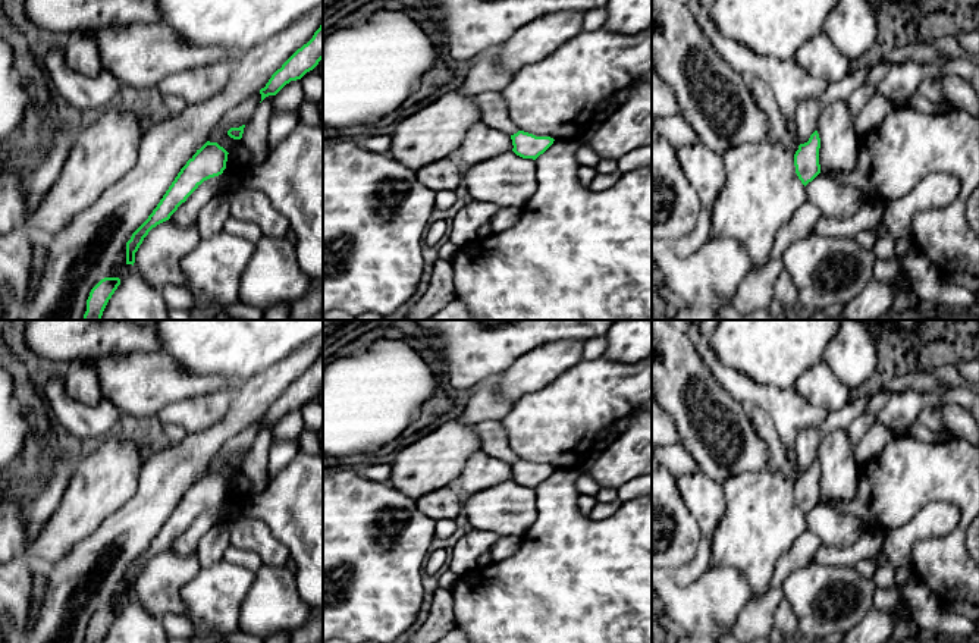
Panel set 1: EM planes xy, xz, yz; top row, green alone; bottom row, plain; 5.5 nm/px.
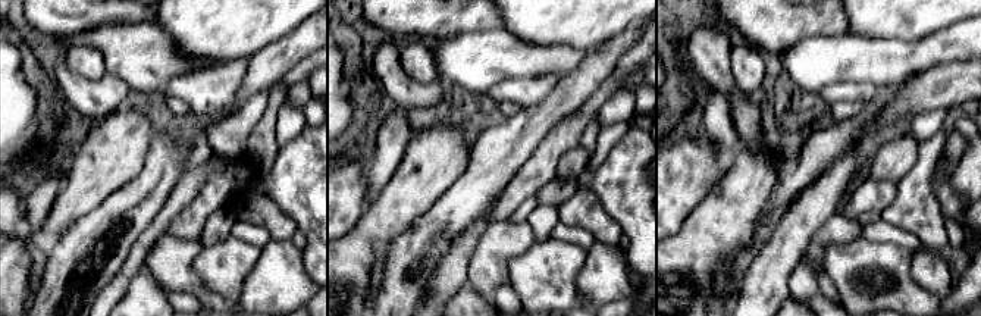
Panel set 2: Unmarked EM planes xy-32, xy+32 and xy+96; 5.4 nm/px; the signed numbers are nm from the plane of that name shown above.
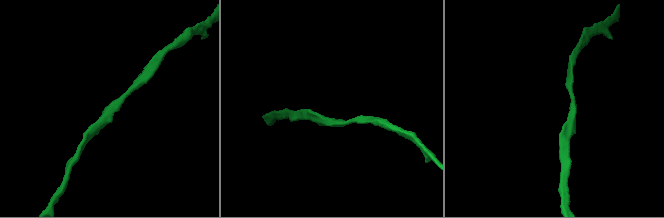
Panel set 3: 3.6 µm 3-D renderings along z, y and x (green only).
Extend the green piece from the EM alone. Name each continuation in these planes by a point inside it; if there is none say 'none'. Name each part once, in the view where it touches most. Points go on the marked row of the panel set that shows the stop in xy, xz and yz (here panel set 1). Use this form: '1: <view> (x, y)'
none

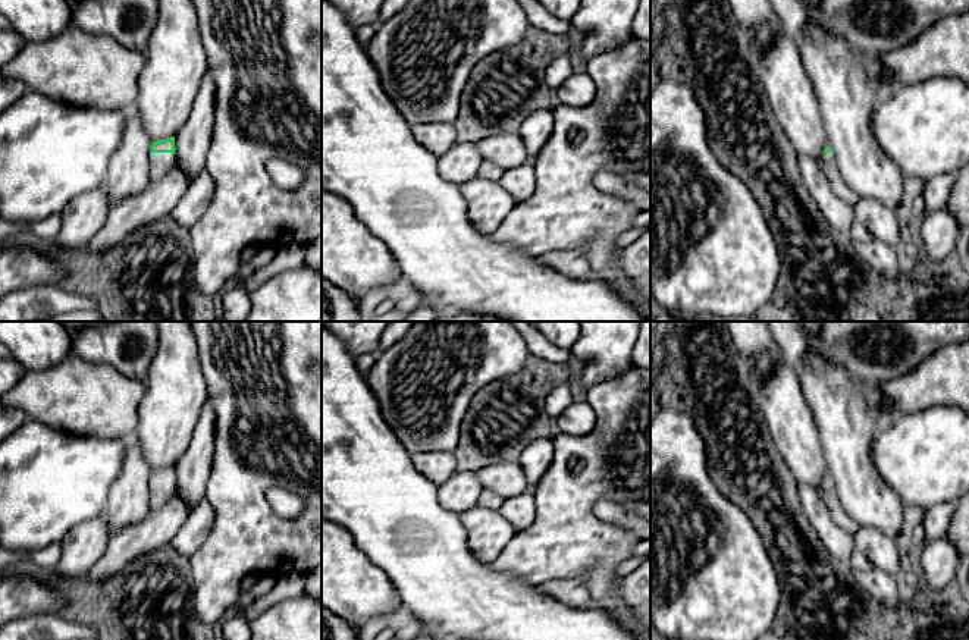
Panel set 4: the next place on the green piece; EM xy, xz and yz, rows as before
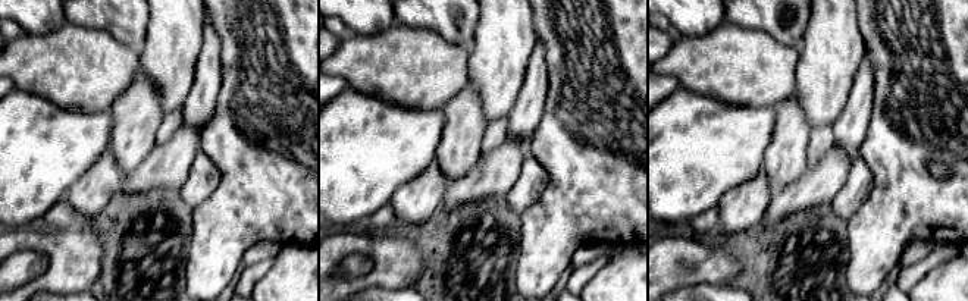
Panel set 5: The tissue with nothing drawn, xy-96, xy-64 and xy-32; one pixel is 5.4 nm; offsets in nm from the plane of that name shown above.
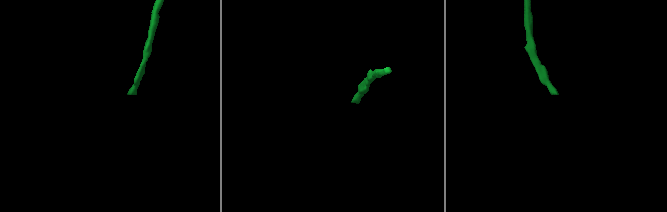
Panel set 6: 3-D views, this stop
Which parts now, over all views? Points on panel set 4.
1: xy (160, 163)

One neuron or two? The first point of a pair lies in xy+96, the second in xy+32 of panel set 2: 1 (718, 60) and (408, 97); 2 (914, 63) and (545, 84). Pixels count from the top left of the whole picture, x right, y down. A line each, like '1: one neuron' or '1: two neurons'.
1: one neuron
2: two neurons

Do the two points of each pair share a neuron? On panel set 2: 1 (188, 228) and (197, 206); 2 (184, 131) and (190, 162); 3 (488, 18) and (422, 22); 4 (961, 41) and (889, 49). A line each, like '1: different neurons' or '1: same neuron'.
1: same neuron
2: same neuron
3: same neuron
4: same neuron

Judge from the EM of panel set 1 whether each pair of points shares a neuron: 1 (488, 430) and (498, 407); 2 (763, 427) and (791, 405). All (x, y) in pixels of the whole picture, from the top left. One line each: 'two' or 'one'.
1: two
2: two

